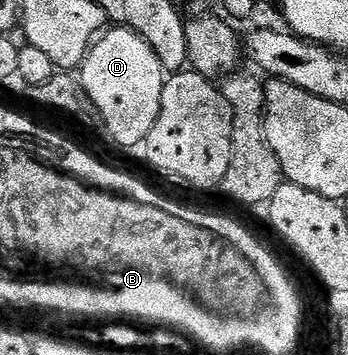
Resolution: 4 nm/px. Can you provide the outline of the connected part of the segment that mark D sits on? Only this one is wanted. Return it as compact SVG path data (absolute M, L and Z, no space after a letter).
M109 29L95 39L79 67L78 77L89 100L98 108L103 129L108 129L109 136L120 146L139 147L150 128L154 128L154 120L158 120L166 81L166 72L150 44L133 30Z

